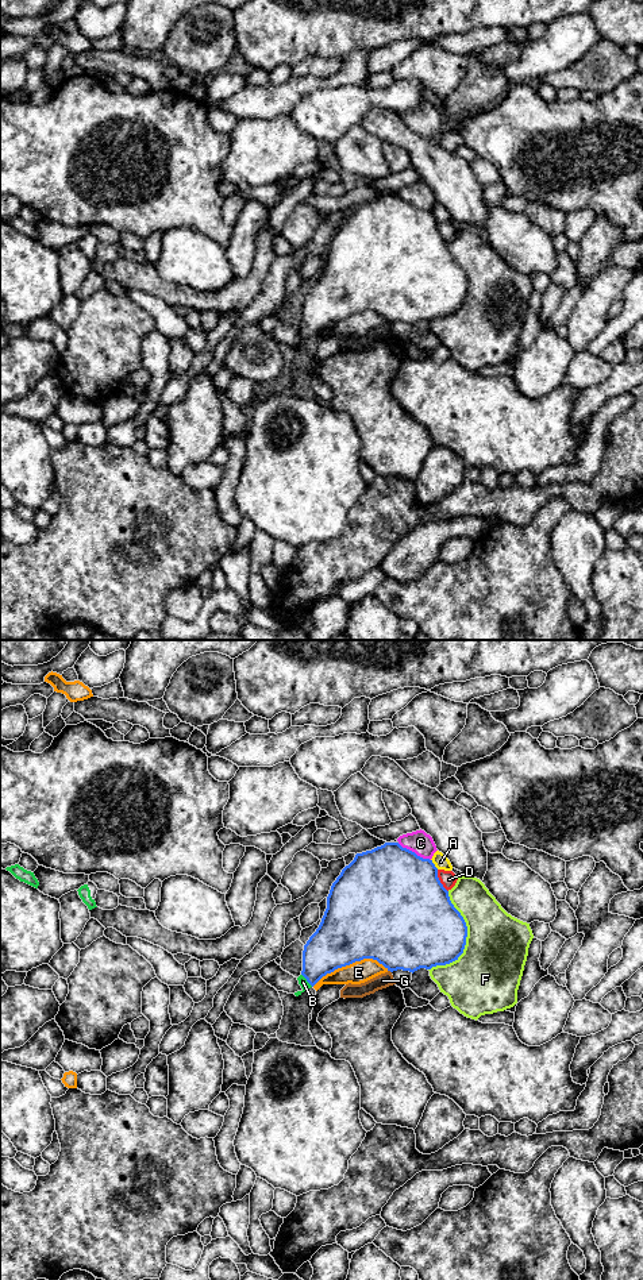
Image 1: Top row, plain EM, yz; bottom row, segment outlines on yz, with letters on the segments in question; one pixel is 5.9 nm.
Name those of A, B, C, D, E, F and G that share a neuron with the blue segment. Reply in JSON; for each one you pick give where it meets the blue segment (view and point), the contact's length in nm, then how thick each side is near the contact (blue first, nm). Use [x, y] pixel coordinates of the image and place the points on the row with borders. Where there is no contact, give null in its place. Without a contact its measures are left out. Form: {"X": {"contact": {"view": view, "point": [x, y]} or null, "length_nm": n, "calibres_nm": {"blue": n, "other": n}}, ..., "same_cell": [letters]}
{"B": {"contact": {"view": "yz", "point": [307, 980]}, "length_nm": 100, "calibres_nm": {"blue": 260, "other": 50}}, "same_cell": ["B"]}

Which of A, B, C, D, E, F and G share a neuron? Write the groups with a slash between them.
A / B / C / D / E / F / G

